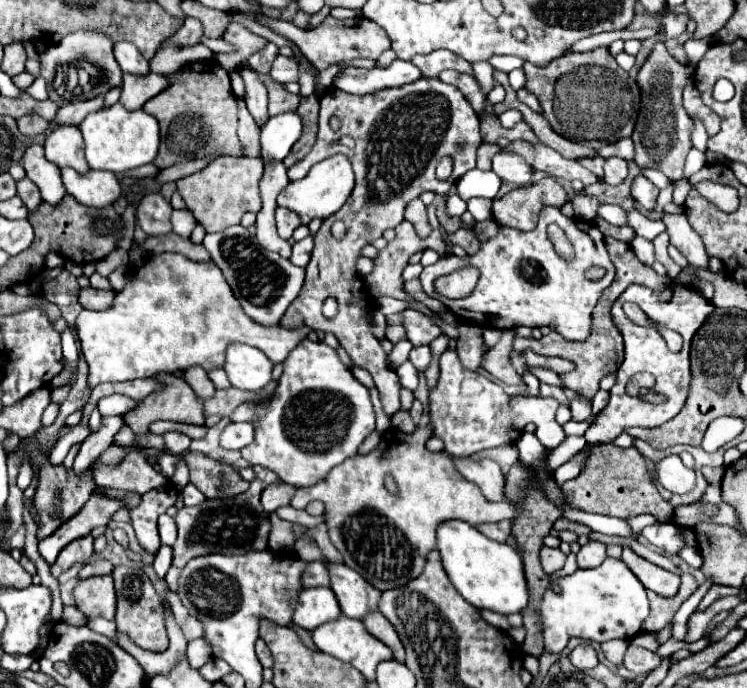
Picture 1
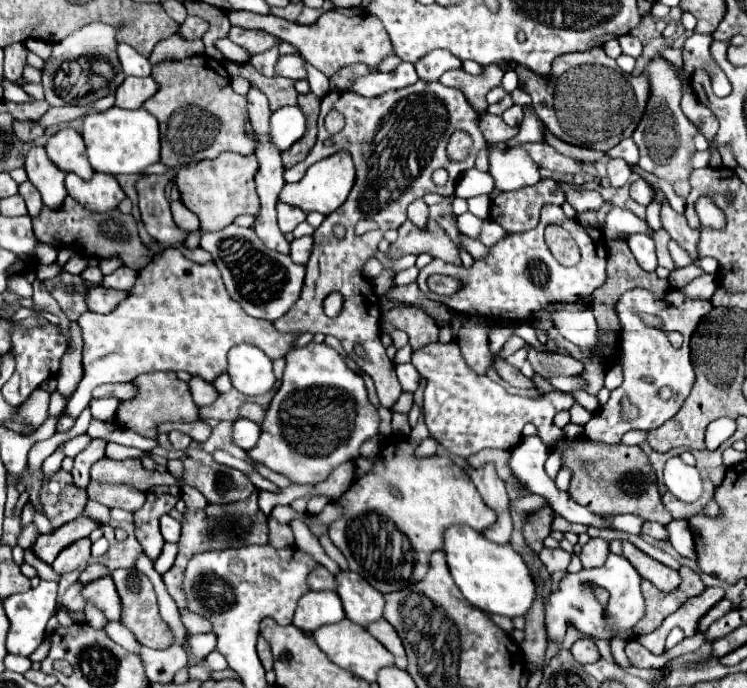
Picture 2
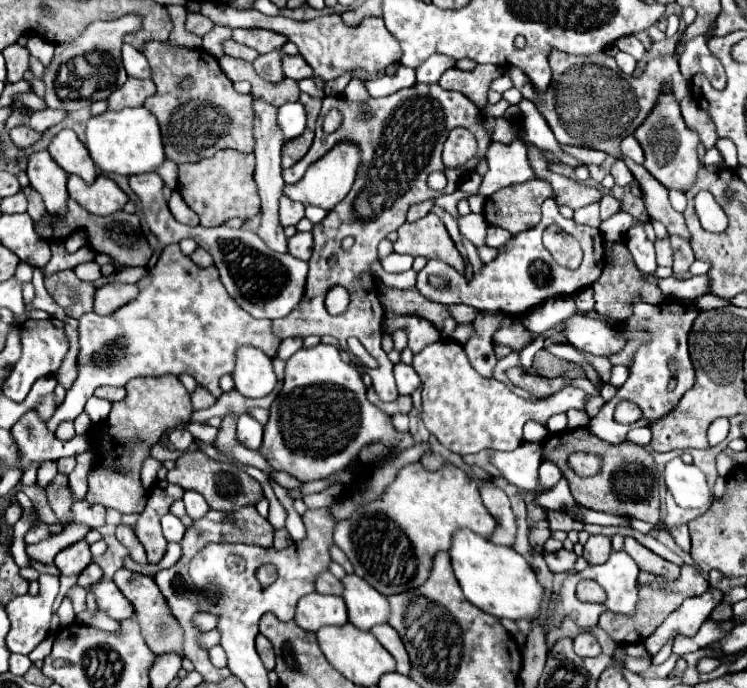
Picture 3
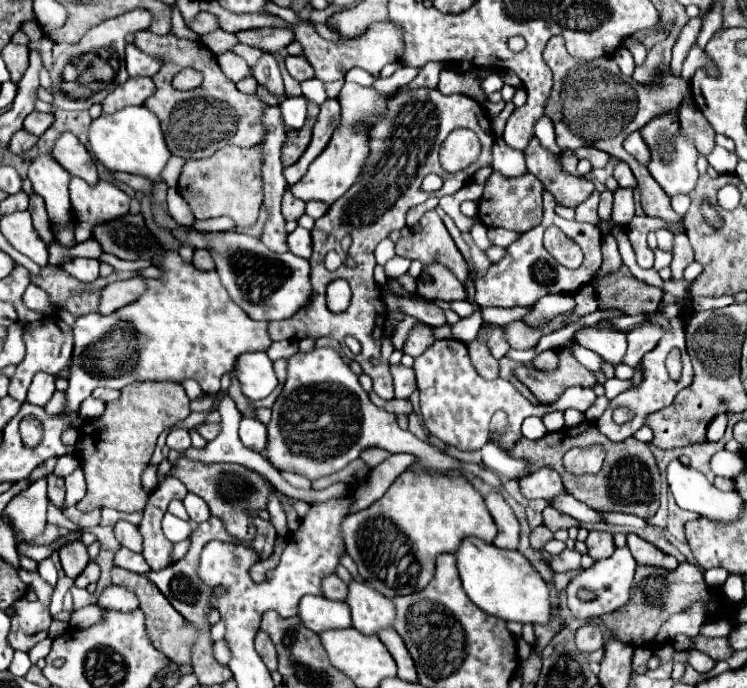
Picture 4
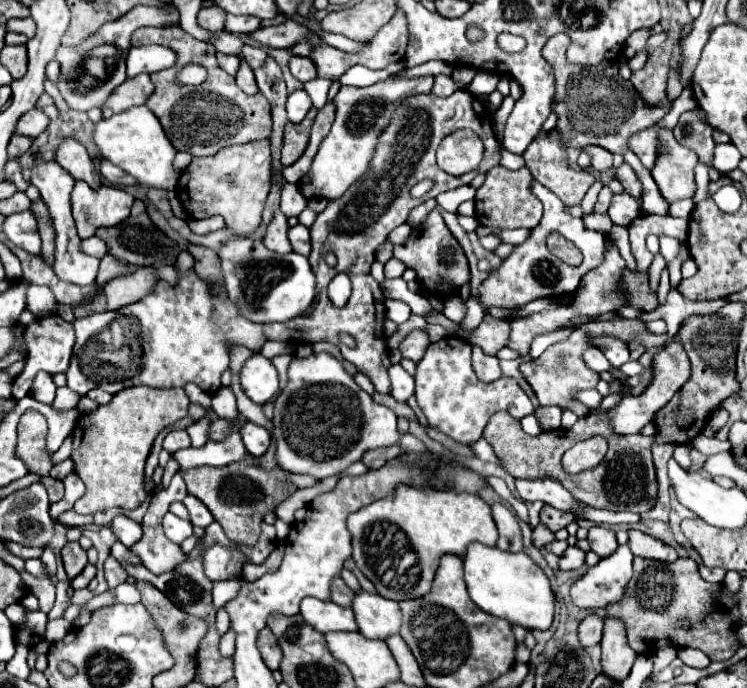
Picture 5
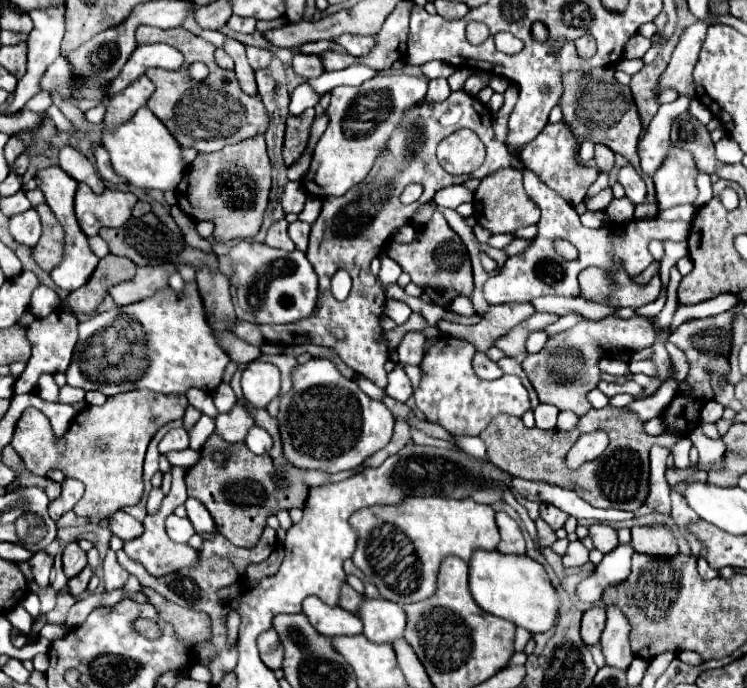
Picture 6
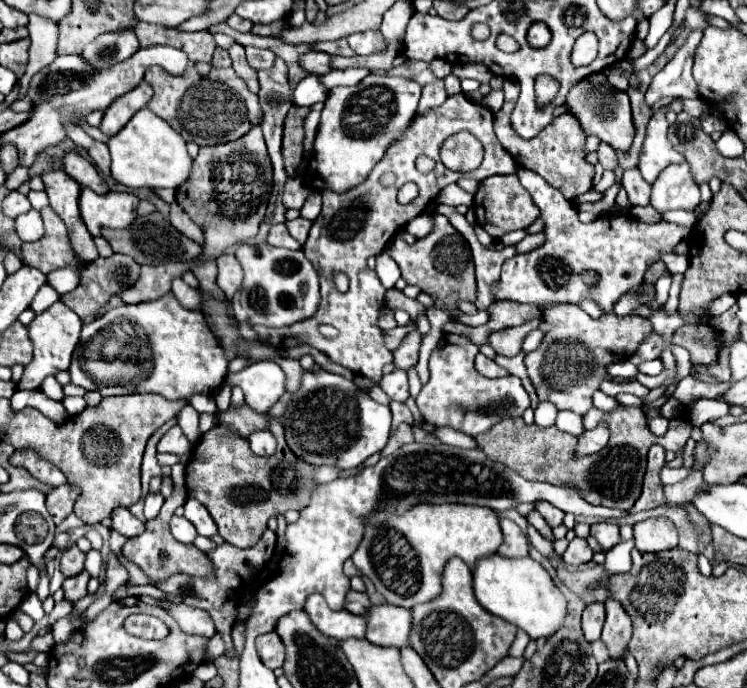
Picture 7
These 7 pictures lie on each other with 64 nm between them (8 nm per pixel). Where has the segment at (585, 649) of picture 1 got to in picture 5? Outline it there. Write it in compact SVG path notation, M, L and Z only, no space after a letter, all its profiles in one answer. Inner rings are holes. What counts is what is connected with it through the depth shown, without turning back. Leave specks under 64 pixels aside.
M588 614L578 626L578 640L582 648L596 646L602 640L602 618L596 614Z

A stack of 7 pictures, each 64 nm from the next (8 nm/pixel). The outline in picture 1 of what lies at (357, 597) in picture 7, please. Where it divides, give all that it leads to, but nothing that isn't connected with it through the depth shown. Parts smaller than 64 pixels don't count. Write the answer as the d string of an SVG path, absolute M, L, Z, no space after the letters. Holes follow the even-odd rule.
M310 562L302 572L302 586L328 586L328 570L322 562Z

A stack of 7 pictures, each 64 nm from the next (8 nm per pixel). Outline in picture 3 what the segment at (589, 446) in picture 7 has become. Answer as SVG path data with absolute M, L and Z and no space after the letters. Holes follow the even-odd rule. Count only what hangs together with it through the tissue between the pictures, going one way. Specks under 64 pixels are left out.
M572 454L570 462L572 462L572 470L576 470L576 474L592 476L592 474L598 474L598 470L600 470L600 458L592 458L592 454Z

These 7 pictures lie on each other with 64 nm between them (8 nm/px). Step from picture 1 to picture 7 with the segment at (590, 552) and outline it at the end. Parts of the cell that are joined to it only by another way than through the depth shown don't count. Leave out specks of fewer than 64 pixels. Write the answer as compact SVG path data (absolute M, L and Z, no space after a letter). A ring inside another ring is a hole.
M598 522L590 526L590 534L598 540L600 548L606 552L612 546L616 546L620 542L620 534L618 534L618 526L610 524L610 522Z

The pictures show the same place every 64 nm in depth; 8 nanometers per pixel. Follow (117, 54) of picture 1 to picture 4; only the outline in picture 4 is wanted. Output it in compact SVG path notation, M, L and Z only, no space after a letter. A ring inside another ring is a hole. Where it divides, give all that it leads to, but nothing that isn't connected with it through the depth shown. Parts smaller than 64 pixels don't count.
M134 44L126 46L126 70L130 76L154 76L160 70L160 60L150 58Z

